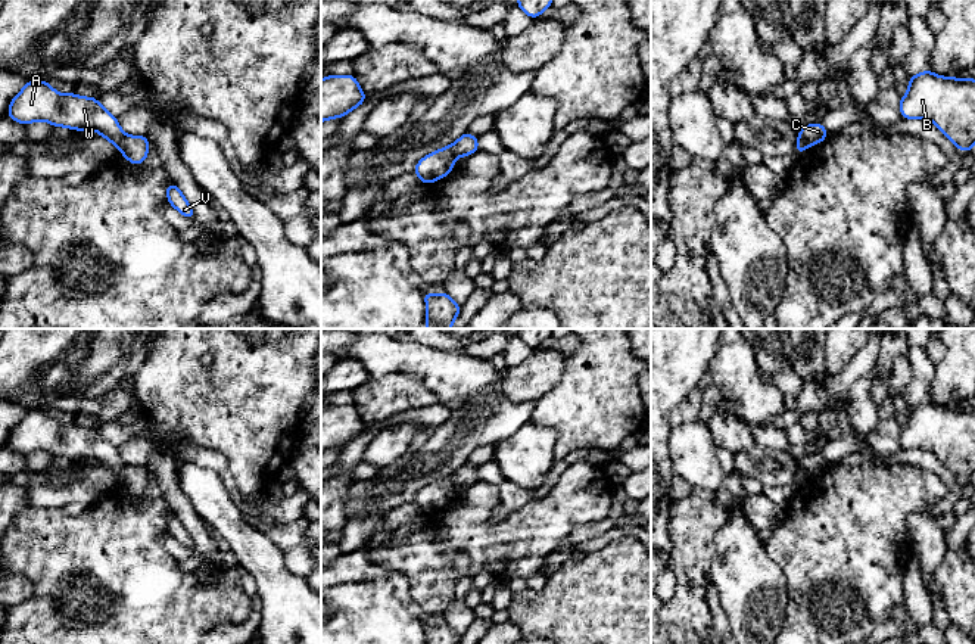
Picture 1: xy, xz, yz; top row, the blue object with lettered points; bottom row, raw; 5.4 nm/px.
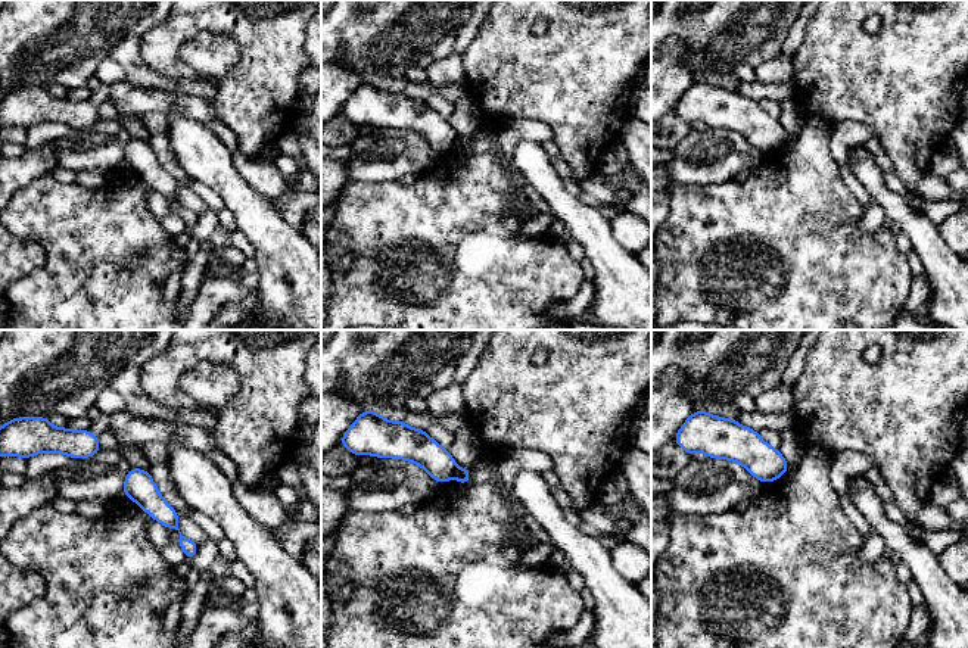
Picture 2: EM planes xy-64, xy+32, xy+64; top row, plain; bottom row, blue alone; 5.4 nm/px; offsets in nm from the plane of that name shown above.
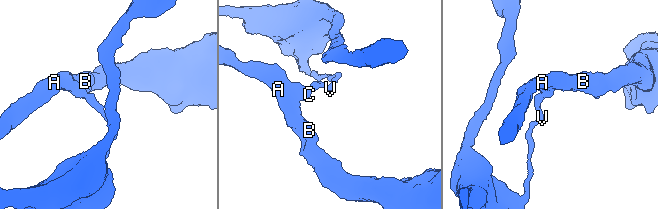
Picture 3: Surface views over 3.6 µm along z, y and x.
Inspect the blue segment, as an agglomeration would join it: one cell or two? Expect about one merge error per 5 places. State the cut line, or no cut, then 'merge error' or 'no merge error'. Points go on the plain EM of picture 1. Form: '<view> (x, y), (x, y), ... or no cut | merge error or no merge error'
xy (124, 464), (118, 478) | merge error

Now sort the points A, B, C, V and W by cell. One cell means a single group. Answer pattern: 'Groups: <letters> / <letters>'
Groups: A B C W / V

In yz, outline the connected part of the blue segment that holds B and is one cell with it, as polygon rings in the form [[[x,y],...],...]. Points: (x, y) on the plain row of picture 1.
[[[923,401],[909,408],[909,419],[900,427],[901,449],[923,448],[937,458],[962,482],[971,482],[975,473],[975,410],[941,407]]]

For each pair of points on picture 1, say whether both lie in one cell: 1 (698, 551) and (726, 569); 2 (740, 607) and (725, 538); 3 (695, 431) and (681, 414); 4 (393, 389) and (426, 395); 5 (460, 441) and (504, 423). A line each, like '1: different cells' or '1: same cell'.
1: different cells
2: same cell
3: different cells
4: same cell
5: same cell

